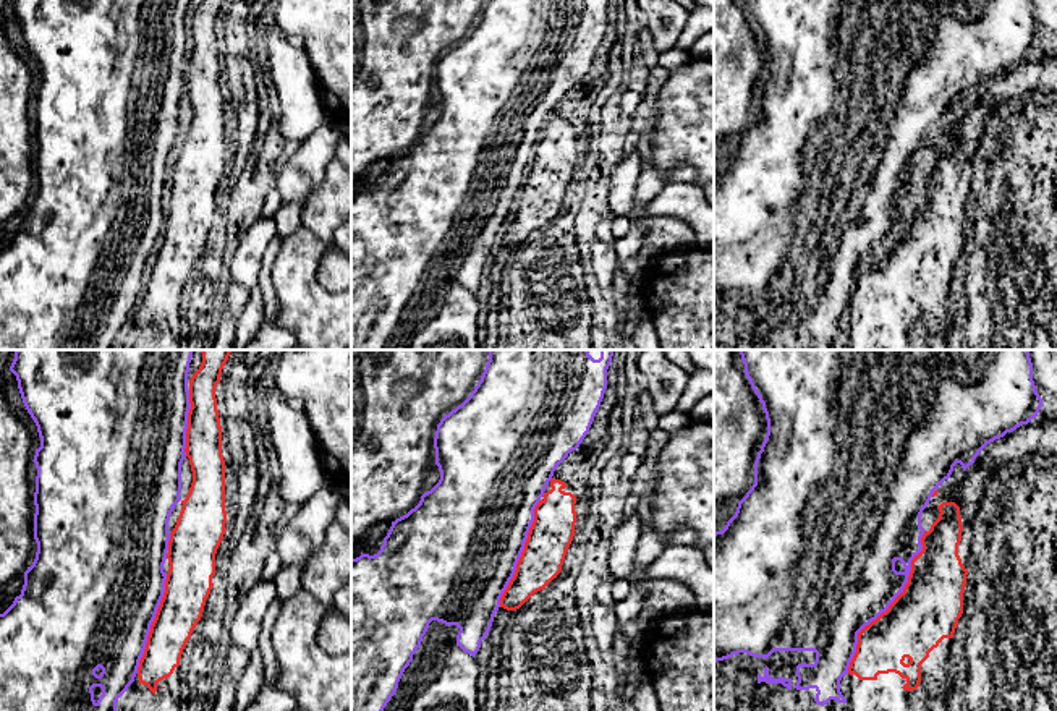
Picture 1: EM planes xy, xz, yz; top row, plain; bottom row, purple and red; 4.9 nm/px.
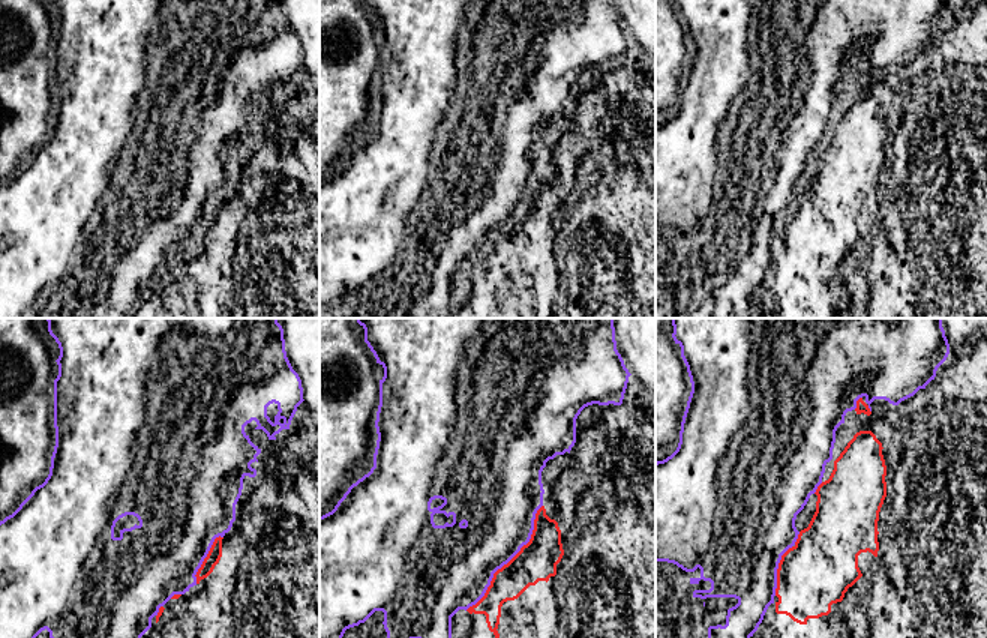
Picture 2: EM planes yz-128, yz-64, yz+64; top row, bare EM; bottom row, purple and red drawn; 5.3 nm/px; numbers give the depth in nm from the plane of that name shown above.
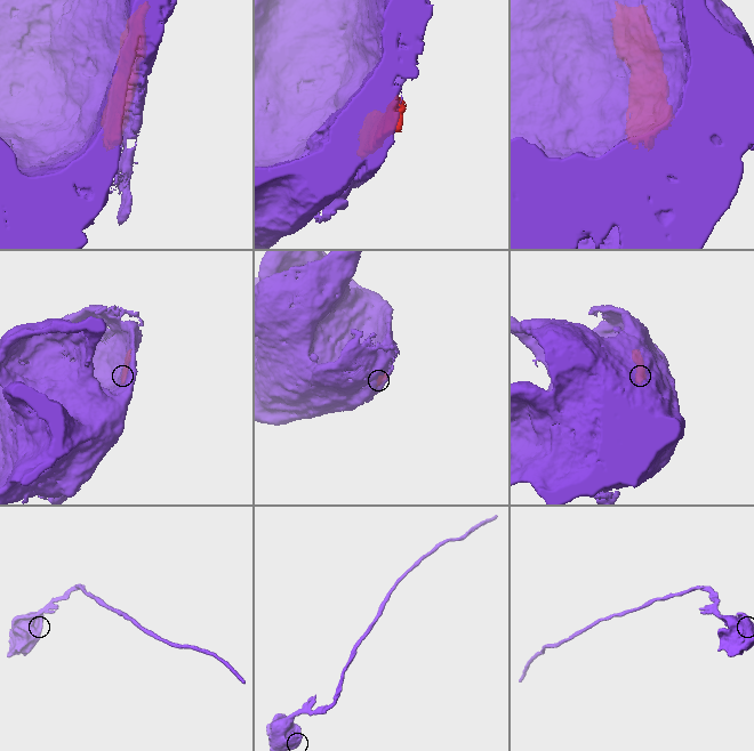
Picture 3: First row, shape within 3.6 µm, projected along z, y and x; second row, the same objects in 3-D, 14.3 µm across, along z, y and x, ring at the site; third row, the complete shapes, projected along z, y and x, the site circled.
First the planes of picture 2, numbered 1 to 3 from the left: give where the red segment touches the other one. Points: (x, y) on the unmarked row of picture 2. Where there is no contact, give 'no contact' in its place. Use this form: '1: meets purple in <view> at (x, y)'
1: meets purple in yz-128 at (206, 219)
2: meets purple in yz-64 at (509, 224)
3: meets purple in yz+64 at (779, 225)

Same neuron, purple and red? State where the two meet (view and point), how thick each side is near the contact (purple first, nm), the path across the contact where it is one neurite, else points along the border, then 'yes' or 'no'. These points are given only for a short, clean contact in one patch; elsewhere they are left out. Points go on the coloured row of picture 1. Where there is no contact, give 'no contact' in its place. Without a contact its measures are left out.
contact yz (892, 601); calibres 480 and 320 nm; no

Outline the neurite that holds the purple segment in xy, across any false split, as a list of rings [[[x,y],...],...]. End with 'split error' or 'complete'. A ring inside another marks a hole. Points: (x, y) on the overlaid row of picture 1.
[[[16,350],[10,371],[16,376],[23,403],[37,426],[40,447],[34,492],[36,559],[24,572],[21,594],[0,614],[0,711],[117,711],[118,698],[134,682],[151,625],[165,593],[163,564],[168,551],[168,520],[181,500],[181,463],[191,408],[188,373],[193,350]]]; complete

